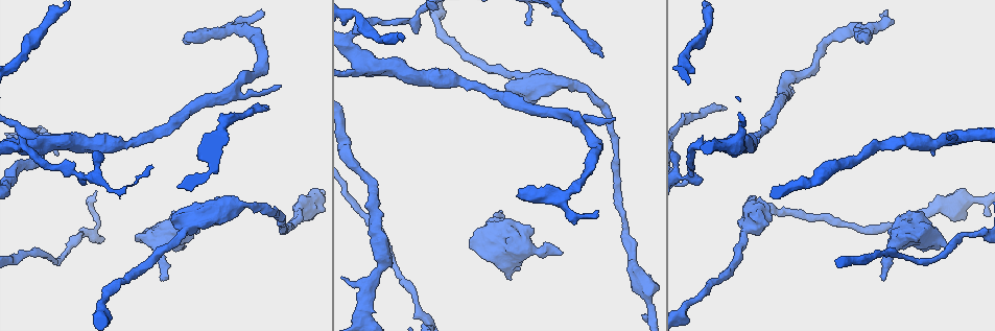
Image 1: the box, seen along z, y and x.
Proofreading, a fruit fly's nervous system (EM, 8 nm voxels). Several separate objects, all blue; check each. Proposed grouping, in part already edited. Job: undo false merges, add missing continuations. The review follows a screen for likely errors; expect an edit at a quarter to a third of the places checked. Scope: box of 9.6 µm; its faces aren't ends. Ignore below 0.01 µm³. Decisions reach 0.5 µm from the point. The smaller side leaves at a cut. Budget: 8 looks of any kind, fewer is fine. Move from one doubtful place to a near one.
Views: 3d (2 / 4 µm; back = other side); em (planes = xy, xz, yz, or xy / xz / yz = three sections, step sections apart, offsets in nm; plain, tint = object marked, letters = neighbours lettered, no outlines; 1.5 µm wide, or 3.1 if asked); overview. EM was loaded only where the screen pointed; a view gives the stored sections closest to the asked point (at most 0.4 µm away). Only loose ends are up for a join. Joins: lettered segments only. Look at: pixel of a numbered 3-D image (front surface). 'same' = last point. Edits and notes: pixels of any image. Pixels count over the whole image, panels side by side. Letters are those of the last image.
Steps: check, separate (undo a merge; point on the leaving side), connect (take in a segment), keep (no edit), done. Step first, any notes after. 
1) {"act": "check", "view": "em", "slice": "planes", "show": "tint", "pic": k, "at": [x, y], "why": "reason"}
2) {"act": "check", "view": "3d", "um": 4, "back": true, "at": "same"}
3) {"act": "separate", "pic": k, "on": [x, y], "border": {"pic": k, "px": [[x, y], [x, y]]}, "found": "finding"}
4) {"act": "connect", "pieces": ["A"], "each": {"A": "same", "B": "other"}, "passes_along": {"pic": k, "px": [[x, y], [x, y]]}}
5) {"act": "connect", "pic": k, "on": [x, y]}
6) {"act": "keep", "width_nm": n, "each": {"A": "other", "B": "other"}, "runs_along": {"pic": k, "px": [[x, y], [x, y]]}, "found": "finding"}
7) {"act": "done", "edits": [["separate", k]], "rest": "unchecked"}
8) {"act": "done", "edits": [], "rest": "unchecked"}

{"act": "check", "view": "em", "slice": "planes", "show": "tint", "pic": 1, "at": [529, 25], "why": "free end"}

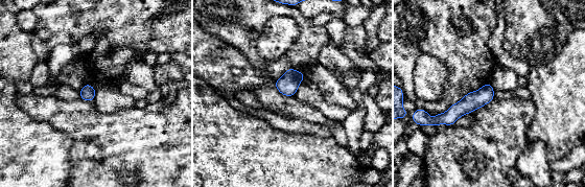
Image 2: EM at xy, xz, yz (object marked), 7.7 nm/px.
{"act": "check", "view": "em", "slice": "planes", "show": "letters", "at": "same", "why": "what lies round it"}

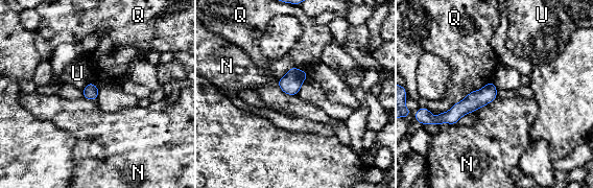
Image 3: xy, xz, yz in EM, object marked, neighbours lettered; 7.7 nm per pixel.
{"act": "keep", "each": {"N": "other", "Q": "other", "U": "other"}, "runs_along": {"pic": 3, "px": [[494, 90], [451, 117], [439, 118]]}, "found": "none of them fits"}

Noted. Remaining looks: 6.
{"act": "check", "view": "3d", "um": 4, "back": true, "pic": 1, "at": [81, 234], "why": "a narrow waist"}

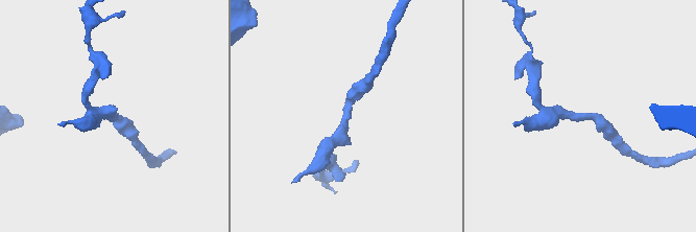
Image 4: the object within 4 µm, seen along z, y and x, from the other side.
{"act": "check", "view": "em", "slice": "xy", "step": 4, "show": "tint", "pic": 4, "at": [116, 114], "arm_widths_nm": [200, 280]}

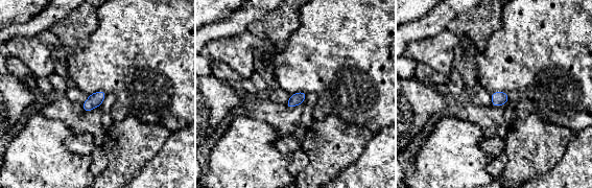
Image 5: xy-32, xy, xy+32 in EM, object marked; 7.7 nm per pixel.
{"act": "check", "view": "em", "slice": "planes", "show": "letters", "at": "same"}

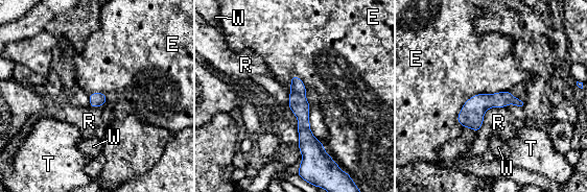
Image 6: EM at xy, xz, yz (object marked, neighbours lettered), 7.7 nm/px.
{"act": "keep", "each": {"E": "other", "R": "other", "T": "other", "W": "other"}, "border": {"pic": 6, "px": [[508, 90], [474, 94], [456, 121]]}, "found": "all the same neuron"}

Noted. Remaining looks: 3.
{"act": "check", "view": "em", "slice": "planes", "show": "letters", "pic": 1, "at": [882, 280]}

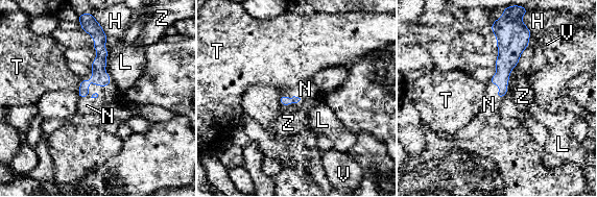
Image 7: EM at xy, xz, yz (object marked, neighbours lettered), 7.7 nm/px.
{"act": "connect", "pieces": ["N"], "each": {"H": "other", "L": "other", "N": "same", "T": "other", "V": "other", "Z": "other"}, "found": "the neuron continues"}

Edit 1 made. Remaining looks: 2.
{"act": "done", "edits": [["connect", 7]], "rest": "unchecked"}

